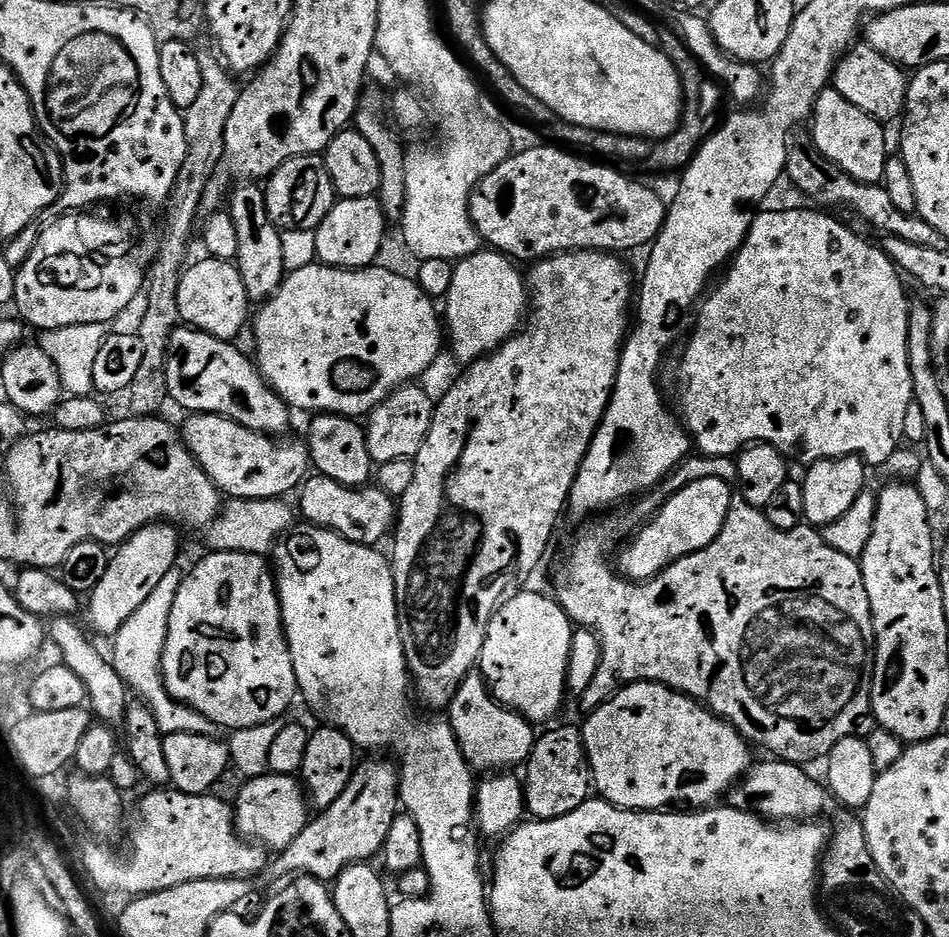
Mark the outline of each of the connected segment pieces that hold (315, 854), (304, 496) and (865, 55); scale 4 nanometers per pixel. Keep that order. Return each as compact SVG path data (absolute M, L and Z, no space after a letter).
M368 764L357 767L353 772L346 790L338 794L338 802L323 809L317 818L309 819L308 825L290 842L290 846L283 849L284 868L291 874L307 874L316 880L325 882L335 881L352 864L371 861L372 855L379 853L386 842L386 834L390 834L390 826L396 821L398 809L401 807L400 790L398 787L398 772L388 764Z
M319 474L309 475L299 489L300 508L309 525L327 528L329 532L336 532L345 536L355 544L369 546L379 545L384 535L391 533L394 521L398 516L398 508L393 497L387 496L379 486L361 486L348 488L344 484L334 482L330 478Z
M867 42L857 43L839 57L834 73L834 87L842 98L854 102L858 110L866 110L876 120L889 122L901 119L904 103L908 97L909 73L874 50Z

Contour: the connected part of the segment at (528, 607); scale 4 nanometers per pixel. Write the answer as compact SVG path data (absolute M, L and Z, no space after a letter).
M524 591L509 595L492 615L478 671L497 702L540 726L564 704L574 625L559 600Z

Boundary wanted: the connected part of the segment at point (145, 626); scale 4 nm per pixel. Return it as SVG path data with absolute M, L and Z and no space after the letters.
M177 566L158 582L158 587L134 614L117 630L114 637L116 645L110 653L110 661L116 668L118 674L124 680L131 691L141 696L141 699L151 709L158 718L158 726L165 736L170 734L198 734L199 736L221 735L222 729L218 724L212 724L198 710L194 710L189 704L183 704L176 700L168 692L168 687L164 684L164 647L168 638L168 627L170 626L170 612L174 610L174 598L178 598L180 583L186 575L185 569Z

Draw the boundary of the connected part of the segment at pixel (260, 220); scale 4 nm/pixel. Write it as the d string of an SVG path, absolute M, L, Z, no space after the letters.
M244 182L232 196L230 211L234 230L238 230L238 254L234 263L242 274L242 282L246 286L249 301L264 302L280 289L286 273L282 262L281 229L277 228L266 210L264 188L256 184L259 183Z

